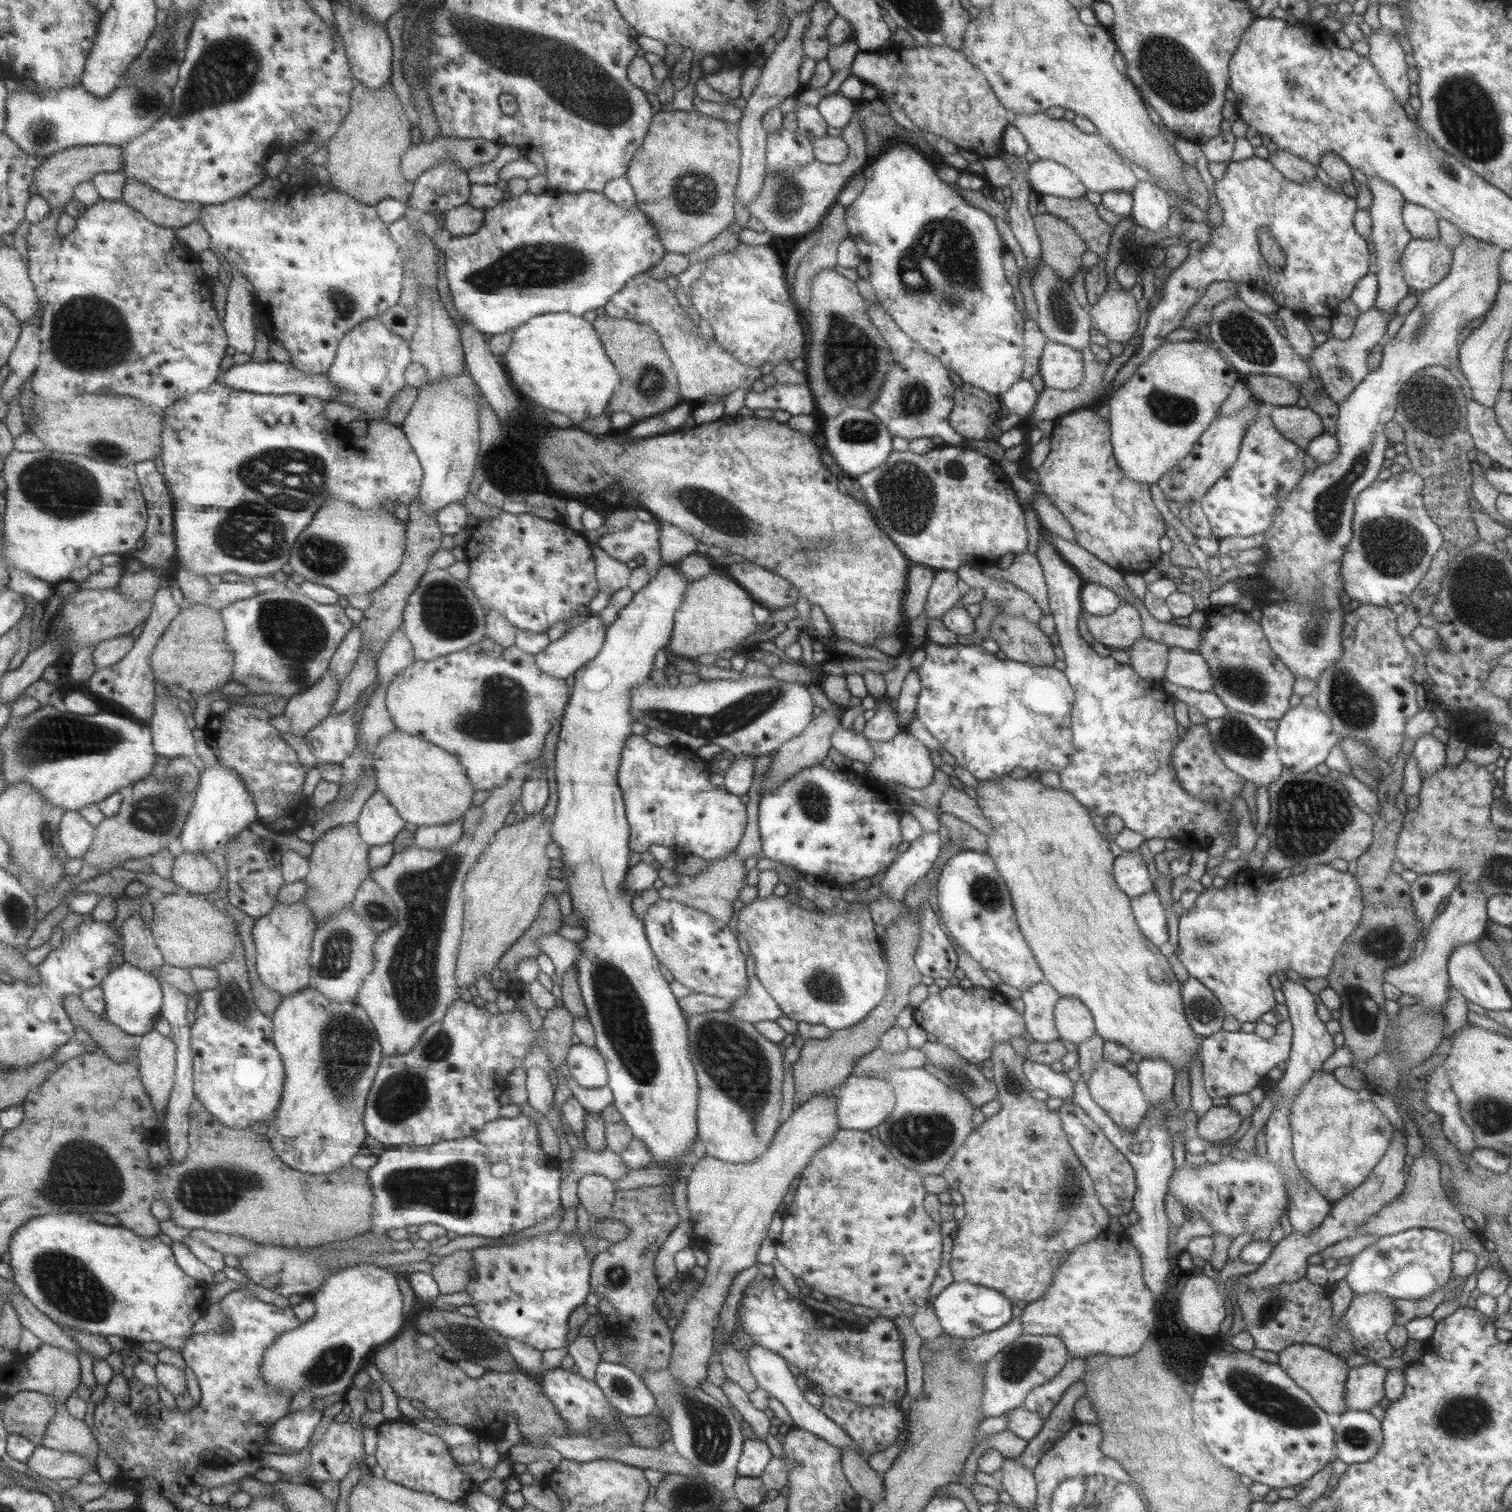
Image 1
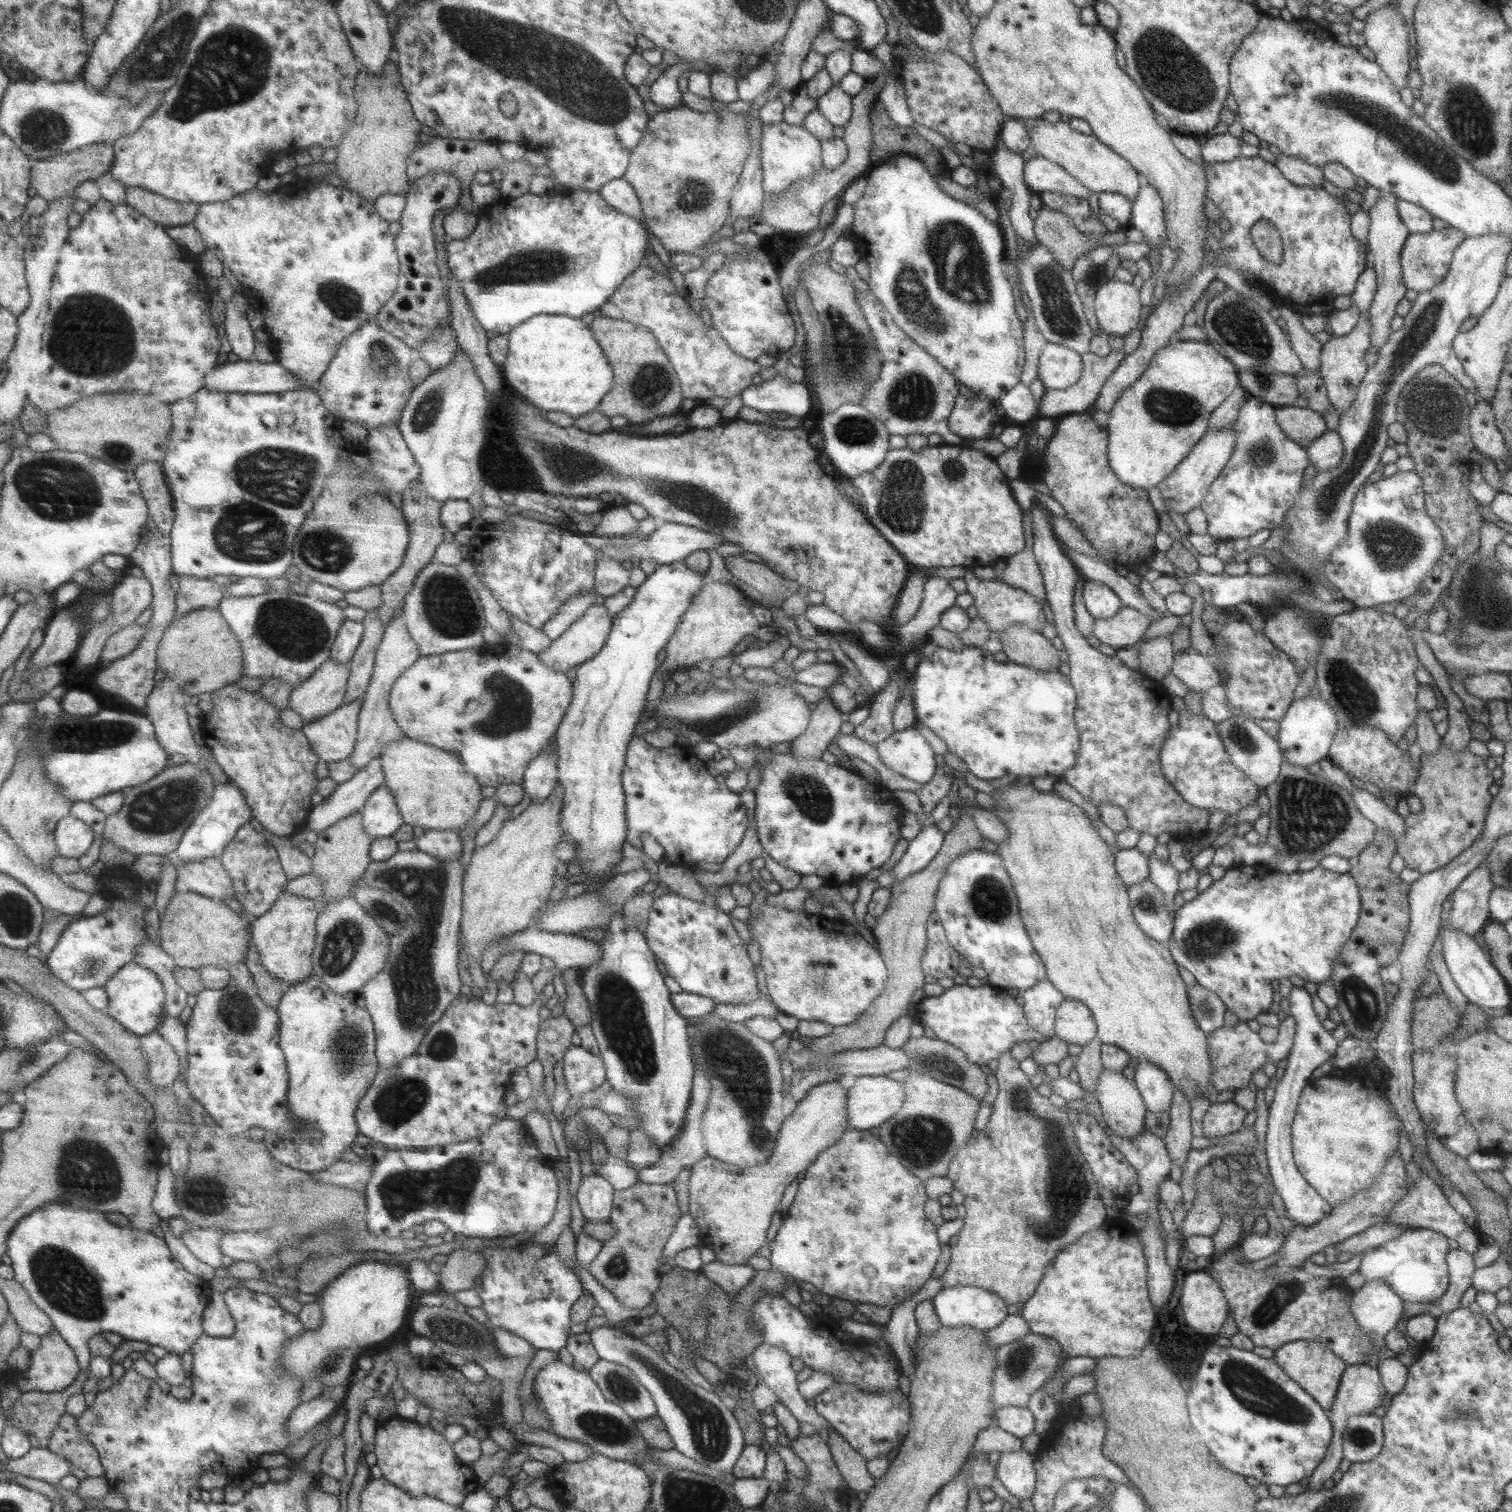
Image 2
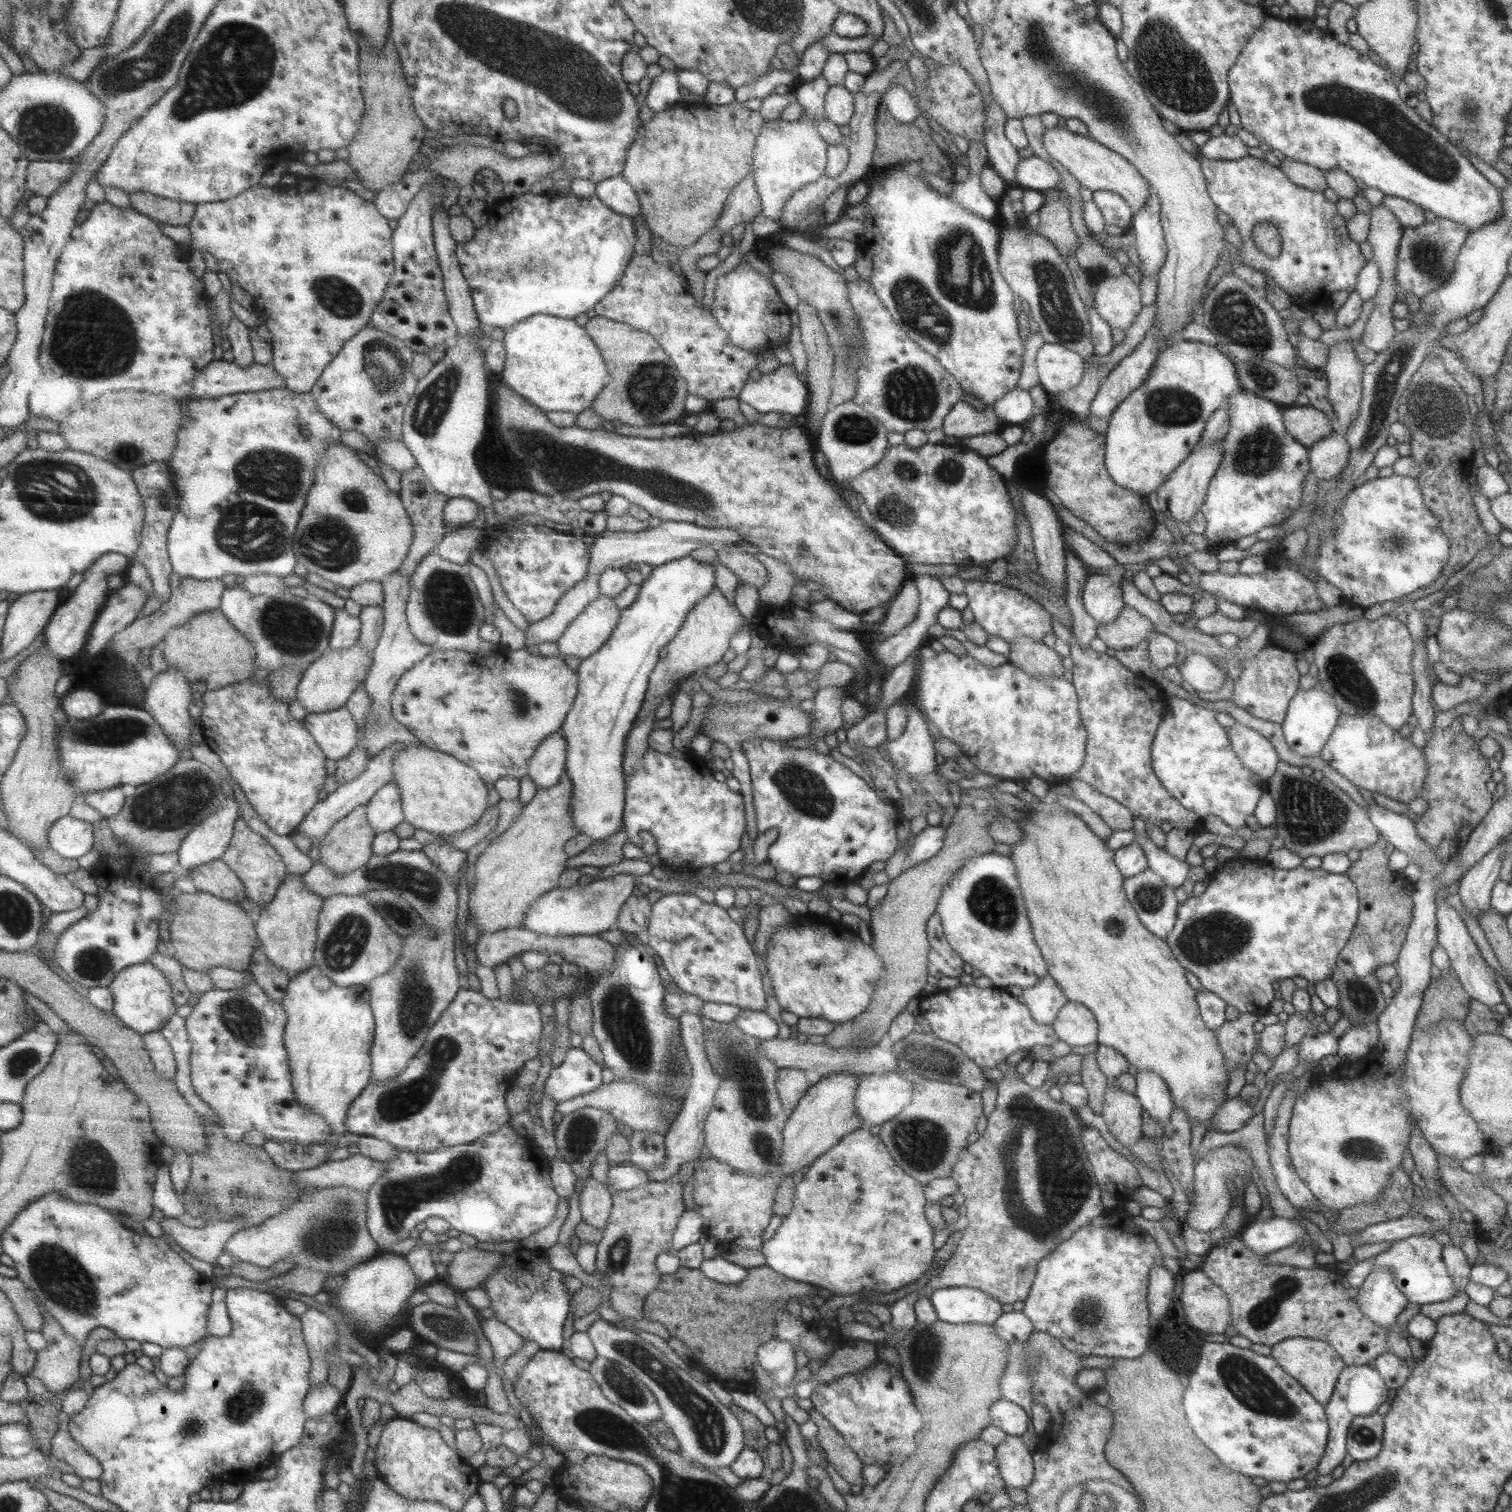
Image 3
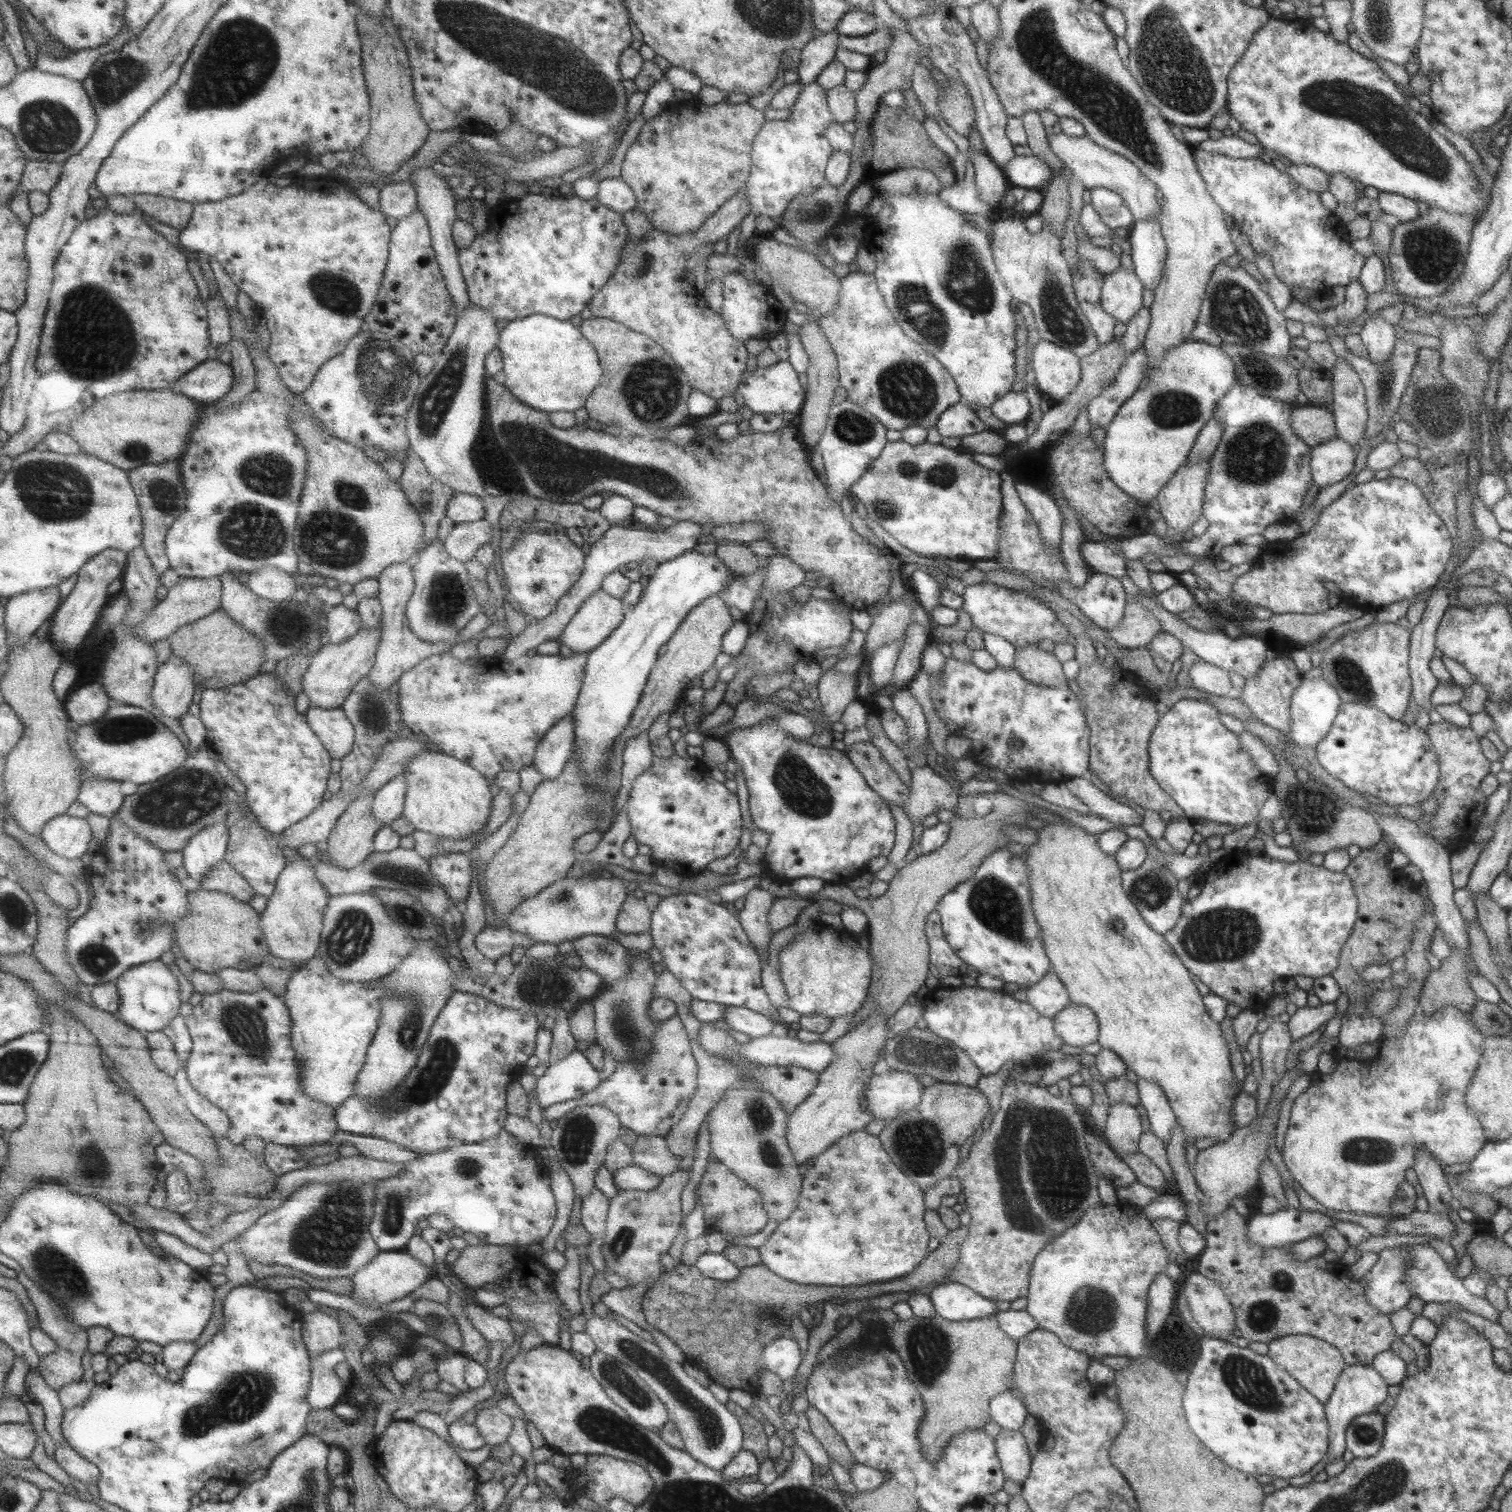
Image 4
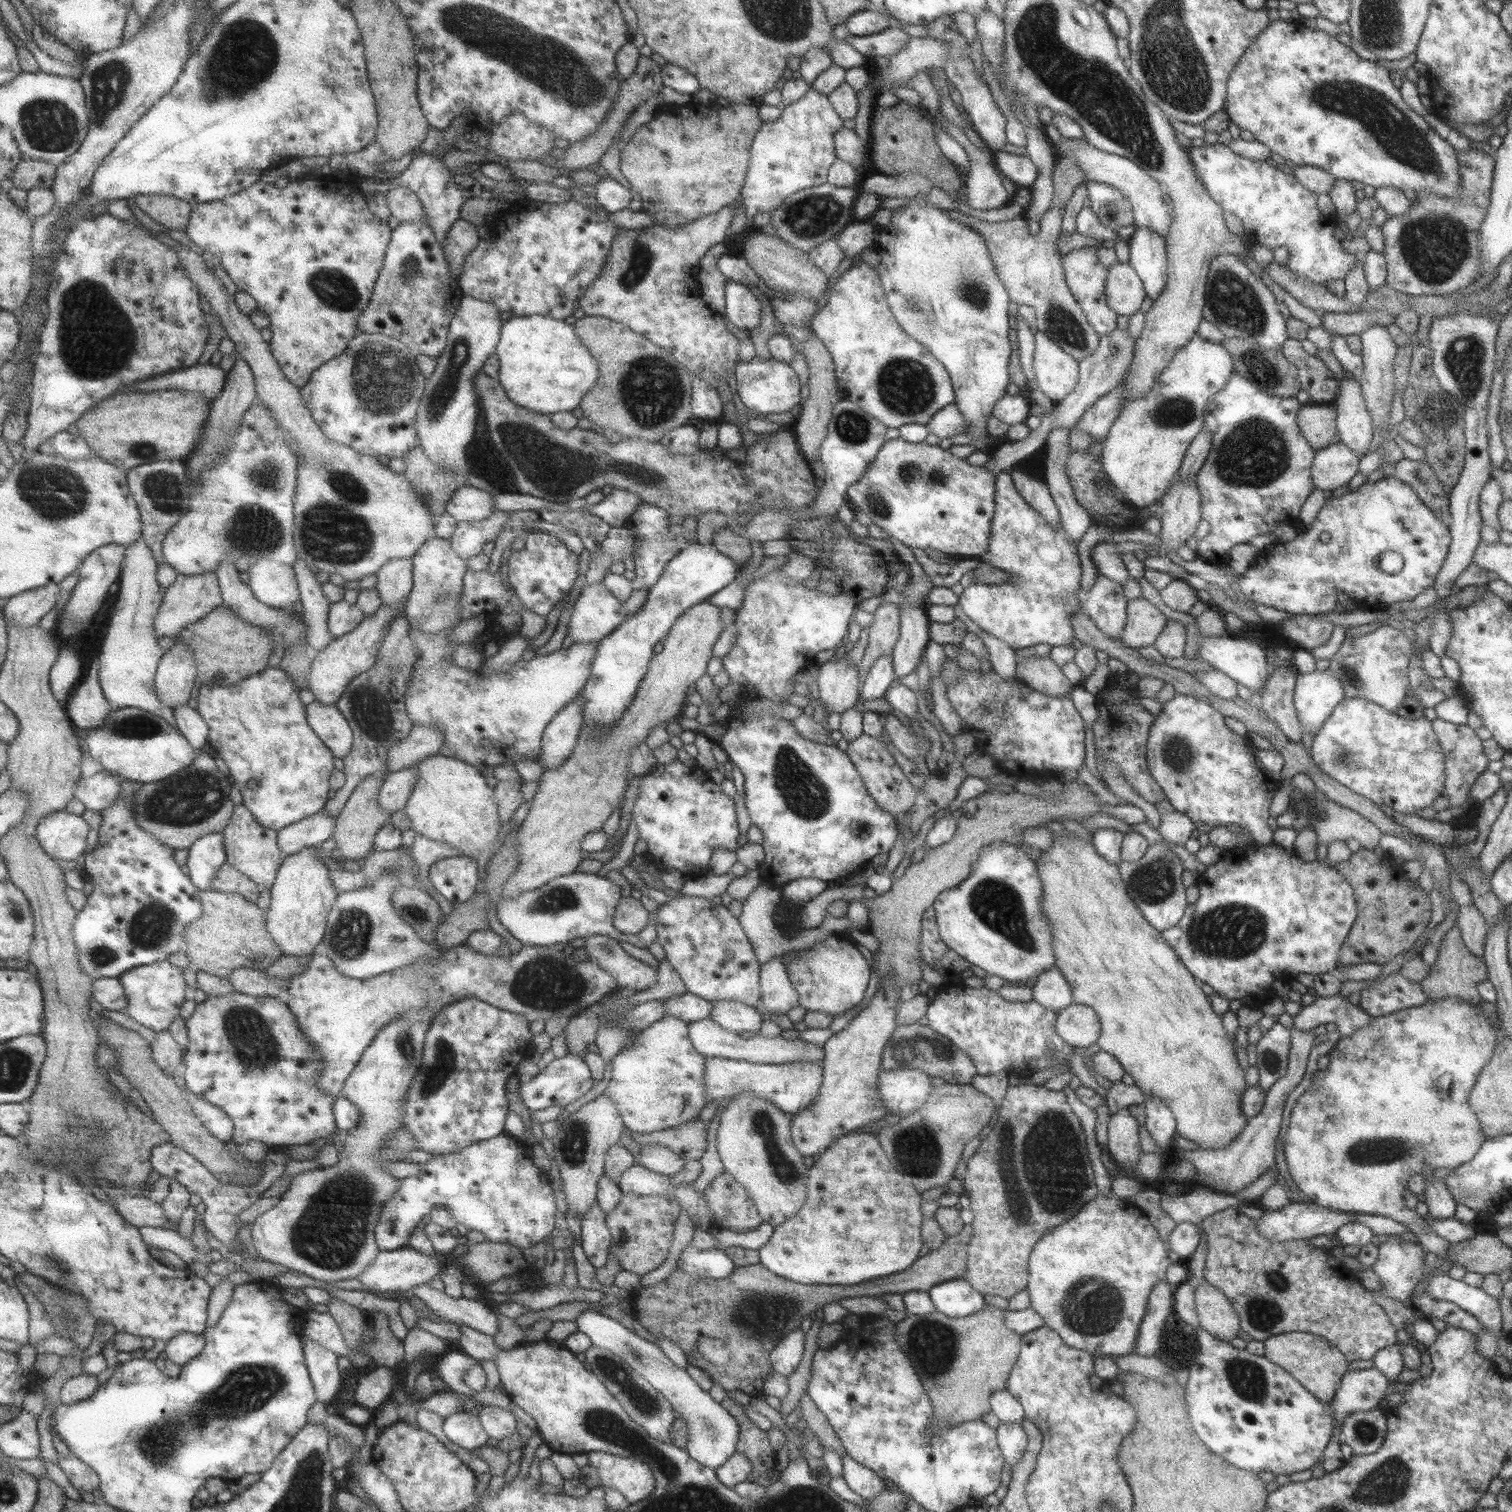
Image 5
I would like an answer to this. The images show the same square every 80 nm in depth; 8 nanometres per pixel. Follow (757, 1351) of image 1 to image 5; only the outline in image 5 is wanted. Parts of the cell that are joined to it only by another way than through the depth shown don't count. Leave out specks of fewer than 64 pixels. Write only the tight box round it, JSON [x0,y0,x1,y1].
[769,1329,804,1377]

